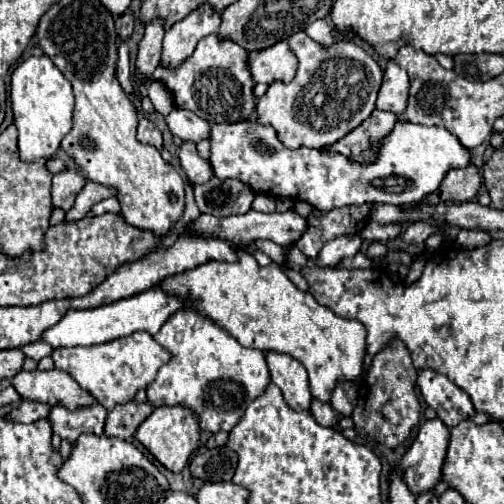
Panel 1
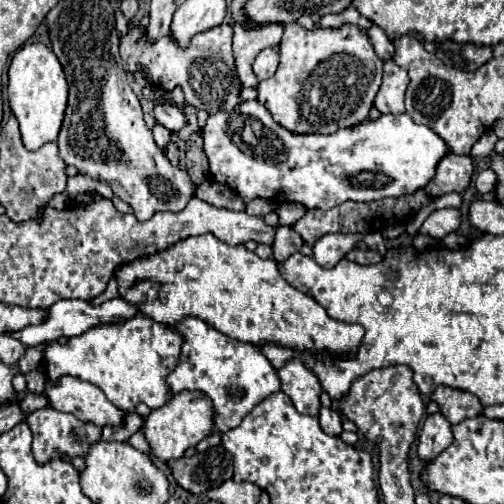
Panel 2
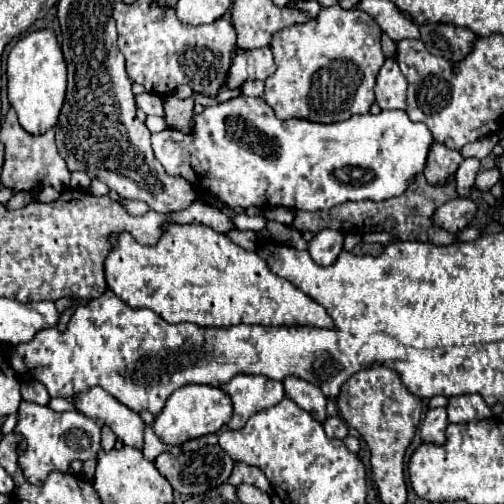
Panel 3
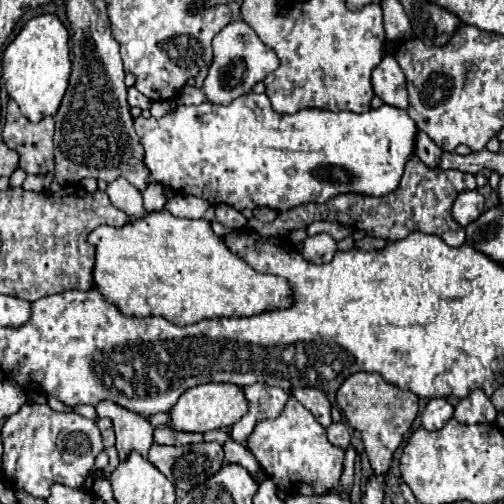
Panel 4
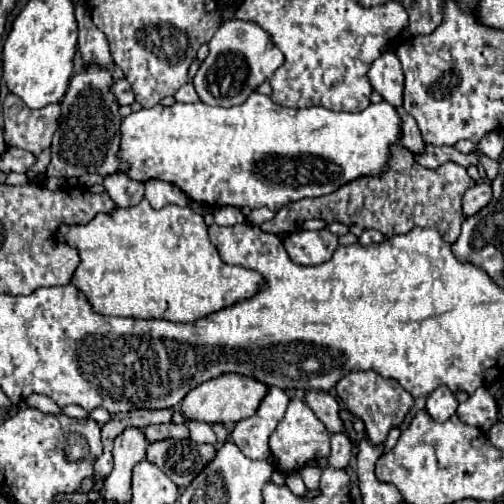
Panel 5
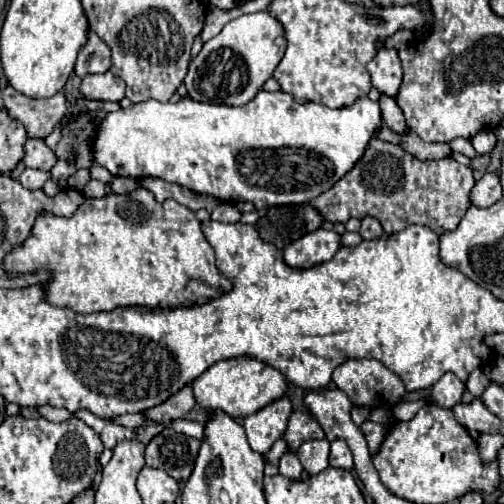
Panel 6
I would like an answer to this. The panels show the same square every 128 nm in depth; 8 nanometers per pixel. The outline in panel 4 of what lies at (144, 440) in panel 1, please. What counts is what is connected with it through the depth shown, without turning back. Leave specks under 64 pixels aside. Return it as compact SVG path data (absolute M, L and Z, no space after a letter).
M200 384L194 386L190 390L186 390L178 402L170 408L170 422L168 426L178 430L178 432L210 432L210 430L218 430L218 428L230 428L236 420L240 420L244 416L244 412L248 410L248 404L244 400L242 388L234 386L234 384Z

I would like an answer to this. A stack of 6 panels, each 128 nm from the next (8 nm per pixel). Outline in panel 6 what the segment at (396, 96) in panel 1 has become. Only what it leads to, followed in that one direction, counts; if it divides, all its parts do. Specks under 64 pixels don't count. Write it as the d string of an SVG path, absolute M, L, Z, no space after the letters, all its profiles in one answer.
M380 48L376 58L368 62L368 72L372 86L390 98L398 96L400 84L402 84L402 64L396 50Z

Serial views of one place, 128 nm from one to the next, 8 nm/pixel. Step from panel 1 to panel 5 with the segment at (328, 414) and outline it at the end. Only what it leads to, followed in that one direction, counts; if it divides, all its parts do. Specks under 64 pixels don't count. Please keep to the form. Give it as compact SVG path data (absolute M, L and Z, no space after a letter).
M338 432L338 434L330 436L330 444L332 444L332 454L328 458L328 466L346 468L350 464L350 458L352 458L350 438L344 432Z

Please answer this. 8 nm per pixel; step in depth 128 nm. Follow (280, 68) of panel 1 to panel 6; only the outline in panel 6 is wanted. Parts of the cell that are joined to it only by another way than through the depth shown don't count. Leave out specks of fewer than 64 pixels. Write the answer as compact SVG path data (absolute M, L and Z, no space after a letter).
M266 12L244 14L236 20L230 20L222 32L210 38L200 54L190 60L188 74L184 84L192 100L210 102L210 104L228 104L228 106L244 106L248 104L262 84L272 76L274 68L280 64L286 50L284 30L272 16Z

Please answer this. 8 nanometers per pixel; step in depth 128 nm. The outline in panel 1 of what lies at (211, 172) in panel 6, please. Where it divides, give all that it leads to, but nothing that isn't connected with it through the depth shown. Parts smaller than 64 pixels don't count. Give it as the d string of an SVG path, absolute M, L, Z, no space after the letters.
M248 120L244 124L212 124L212 168L214 174L220 180L226 178L238 178L254 188L258 194L270 194L270 196L290 196L310 202L318 210L334 210L342 206L360 206L366 202L384 202L384 204L414 204L426 198L428 194L436 192L444 180L444 176L450 170L466 168L472 162L472 154L462 142L444 126L420 126L412 122L400 122L384 140L380 148L380 160L372 164L372 168L360 168L360 164L352 164L352 160L344 160L344 156L332 156L332 152L322 150L310 150L310 148L298 148L288 150L280 144L276 138L276 132L272 128L264 128L256 120Z

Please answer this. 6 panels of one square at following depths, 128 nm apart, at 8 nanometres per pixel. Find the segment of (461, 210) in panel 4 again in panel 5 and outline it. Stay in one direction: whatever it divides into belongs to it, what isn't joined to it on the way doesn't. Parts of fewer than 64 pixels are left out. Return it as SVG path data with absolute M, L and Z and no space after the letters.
M480 182L476 186L472 186L464 196L462 196L462 212L466 218L474 216L476 212L480 212L492 198L492 188L488 182Z

